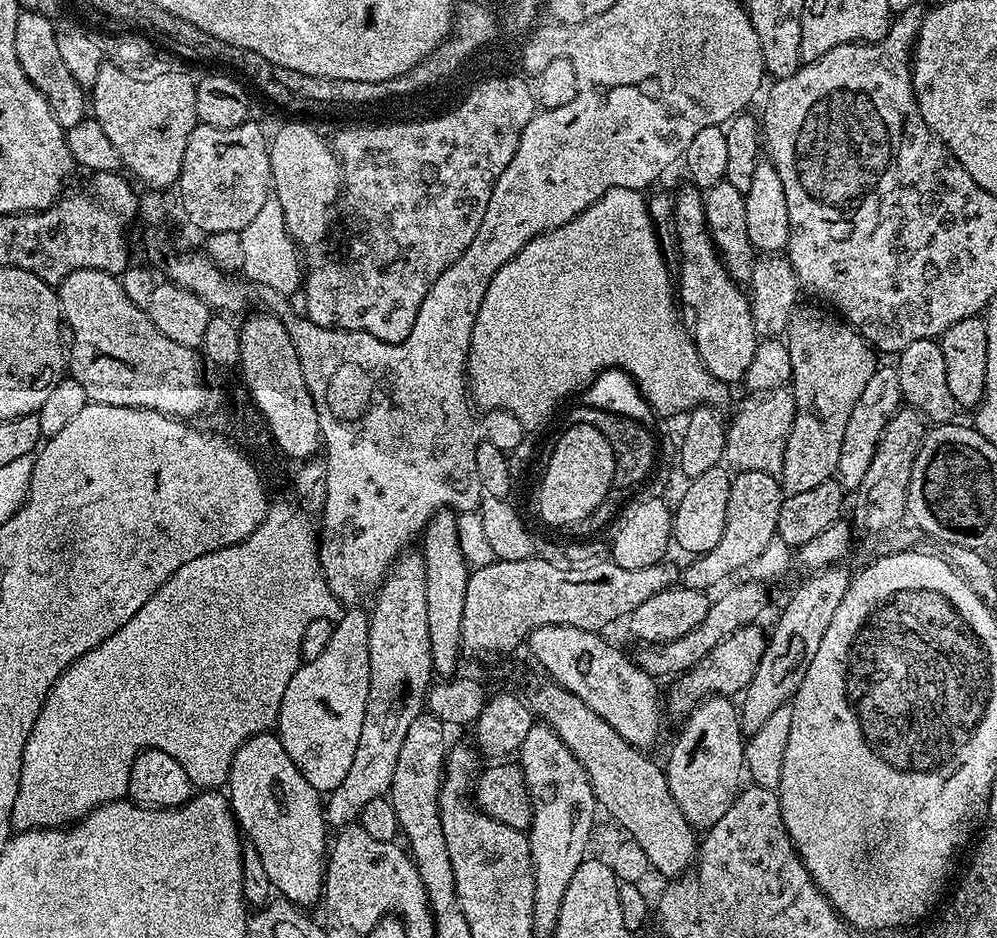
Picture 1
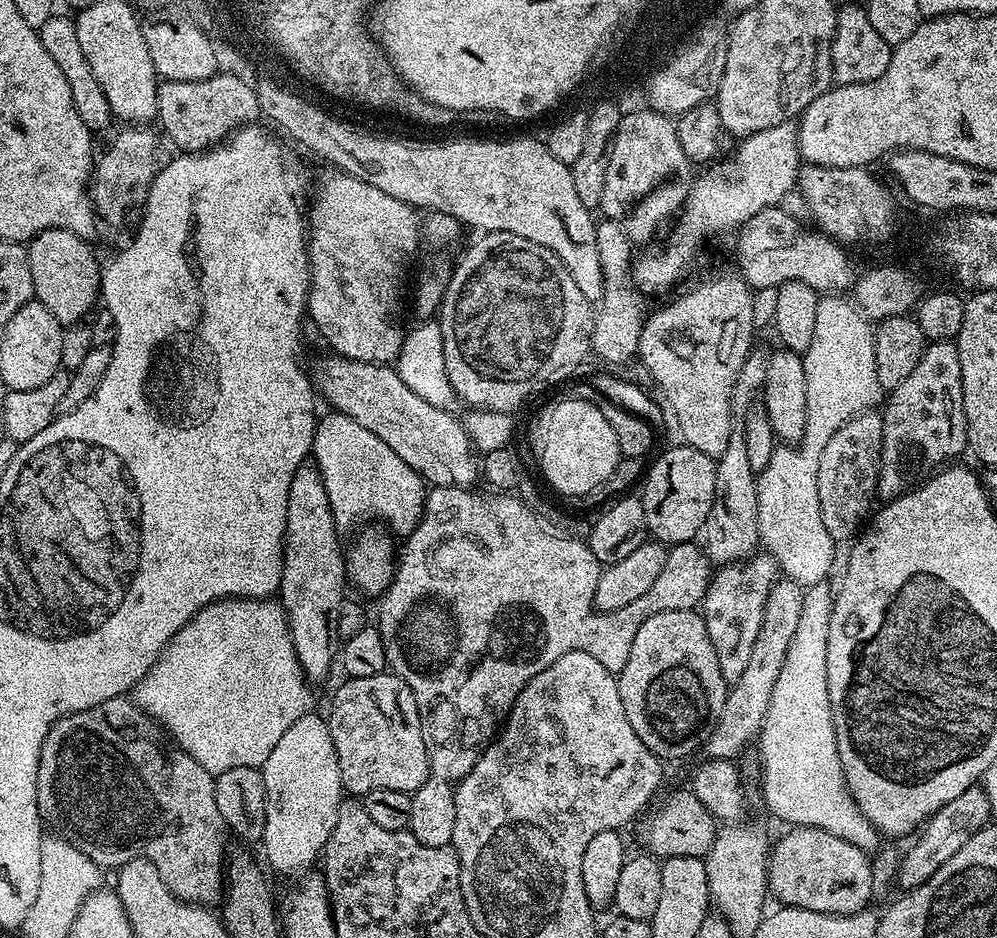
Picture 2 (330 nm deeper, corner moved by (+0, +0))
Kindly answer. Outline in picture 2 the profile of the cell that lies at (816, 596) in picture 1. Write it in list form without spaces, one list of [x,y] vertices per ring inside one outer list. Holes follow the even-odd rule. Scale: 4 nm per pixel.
[[[933,340],[925,347],[922,359],[918,361],[918,366],[914,366],[910,378],[905,378],[898,387],[887,393],[882,415],[884,437],[880,451],[880,473],[876,479],[876,495],[881,501],[887,502],[897,500],[909,491],[913,482],[923,481],[933,475],[934,470],[955,461],[952,459],[962,455],[968,448],[968,427],[962,398],[962,362],[953,341]]]

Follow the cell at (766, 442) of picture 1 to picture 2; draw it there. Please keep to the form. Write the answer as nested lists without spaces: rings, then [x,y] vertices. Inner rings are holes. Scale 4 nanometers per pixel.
[[[840,294],[820,296],[814,338],[802,354],[806,370],[806,430],[800,443],[776,447],[770,462],[756,478],[760,544],[776,560],[777,569],[801,586],[823,584],[829,579],[828,571],[838,548],[837,541],[826,534],[818,506],[818,462],[822,450],[850,418],[875,409],[886,396],[878,382],[878,366],[874,366],[873,321],[851,299],[844,298]]]

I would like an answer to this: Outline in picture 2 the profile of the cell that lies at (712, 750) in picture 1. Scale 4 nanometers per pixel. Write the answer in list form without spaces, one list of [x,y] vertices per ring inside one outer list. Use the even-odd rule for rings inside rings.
[[[753,554],[747,560],[736,560],[717,567],[712,581],[708,583],[702,615],[710,642],[714,642],[714,654],[718,654],[722,678],[729,686],[738,682],[742,670],[746,670],[746,662],[750,662],[754,642],[762,630],[766,600],[777,579],[776,560],[767,554]]]

